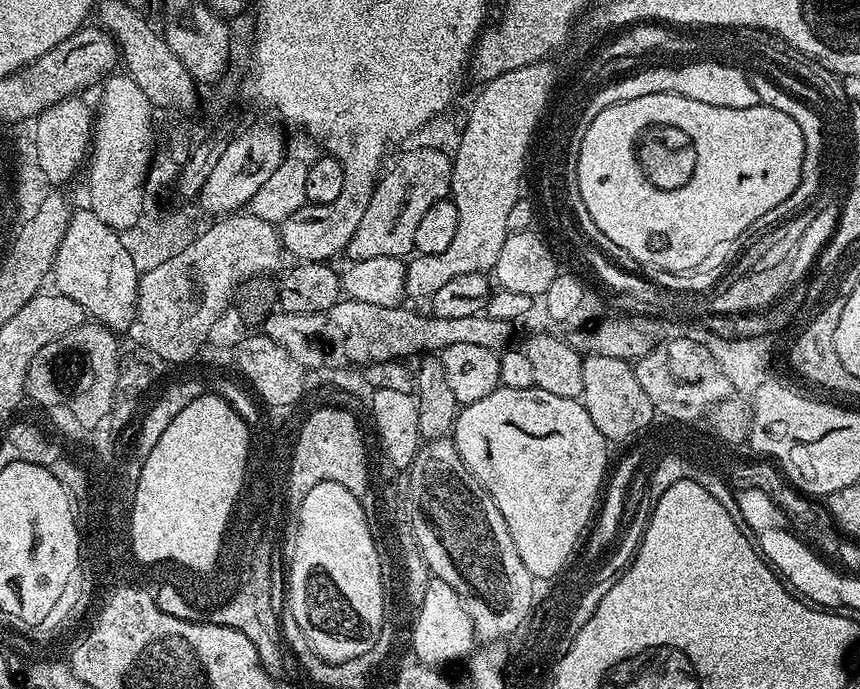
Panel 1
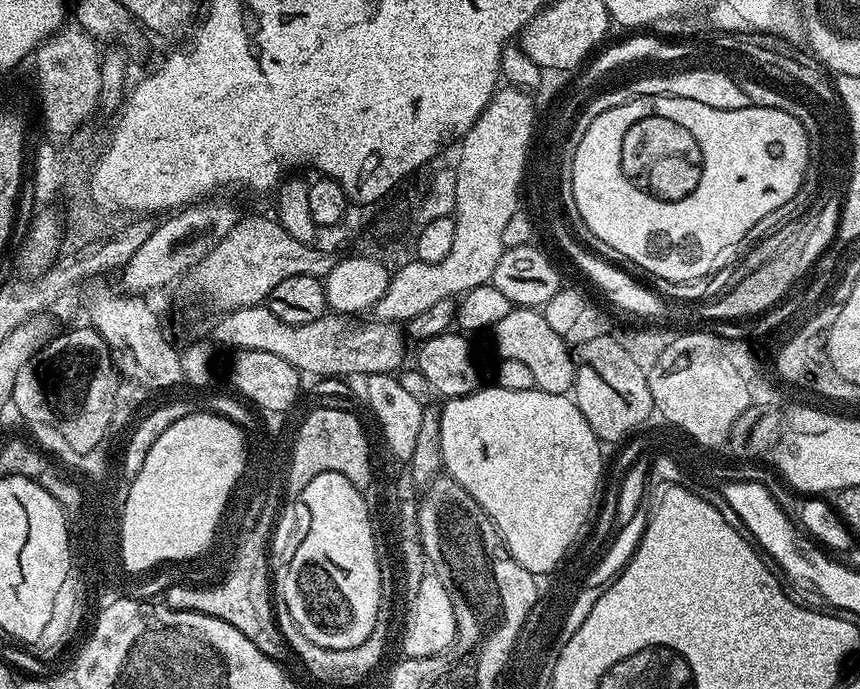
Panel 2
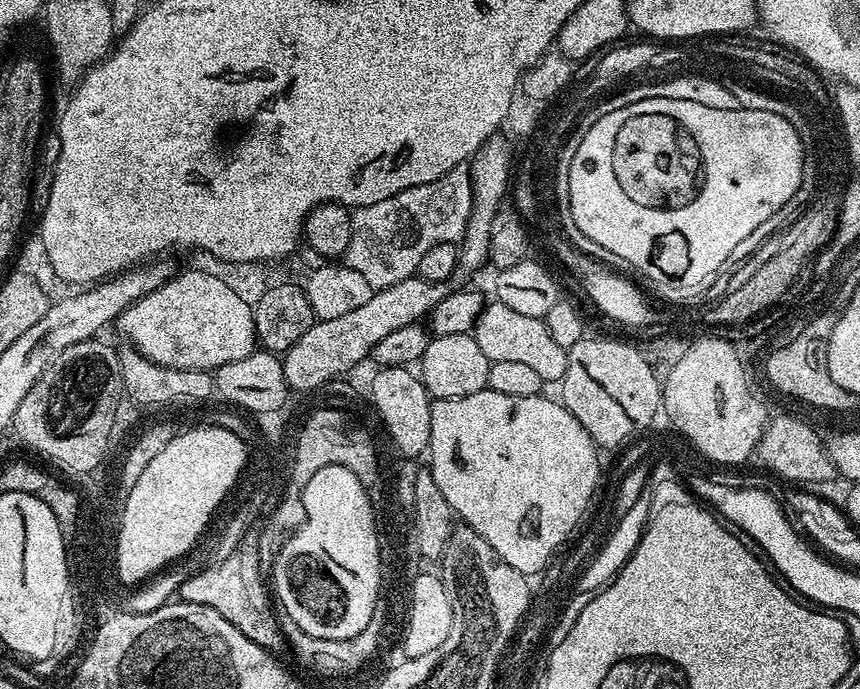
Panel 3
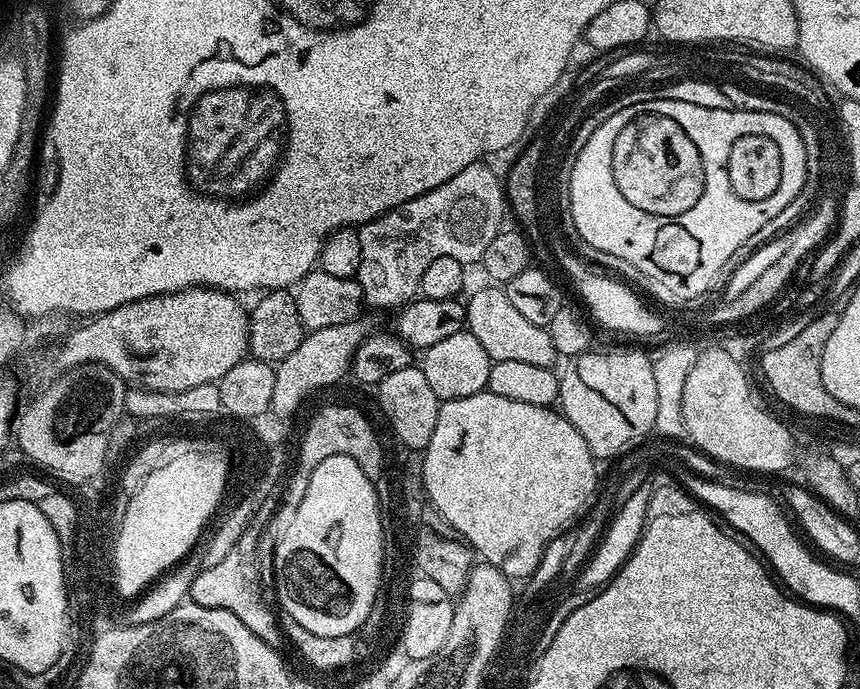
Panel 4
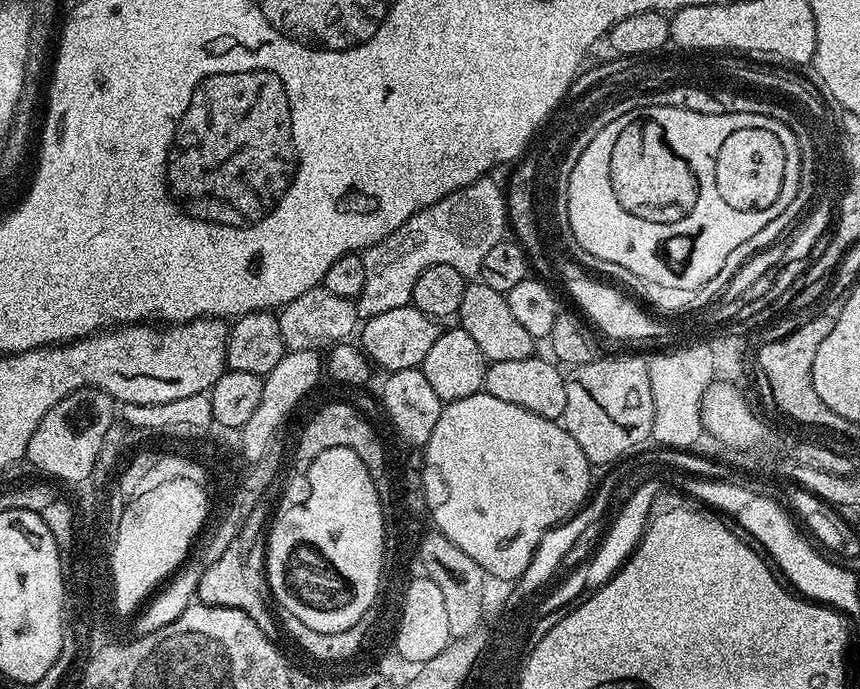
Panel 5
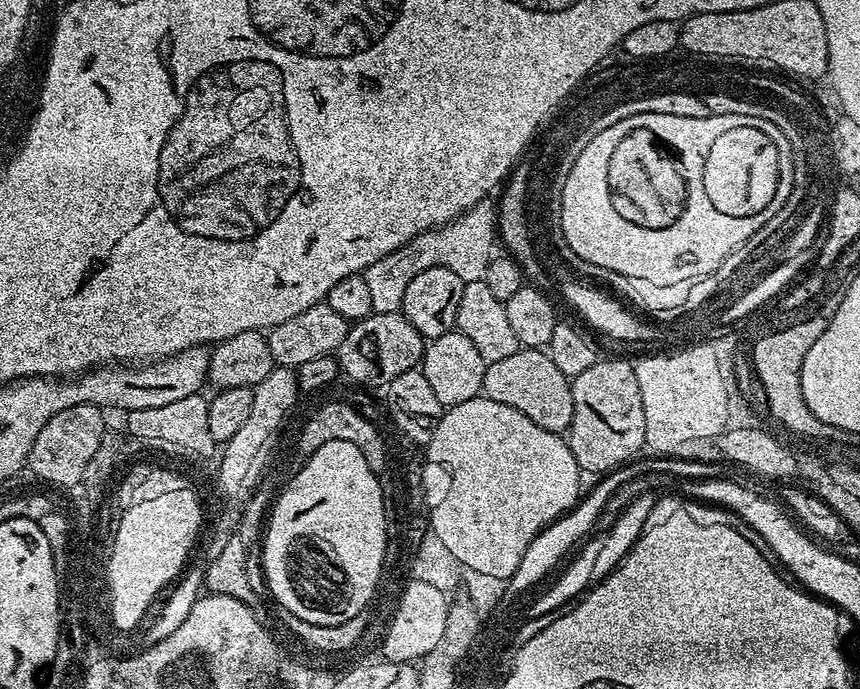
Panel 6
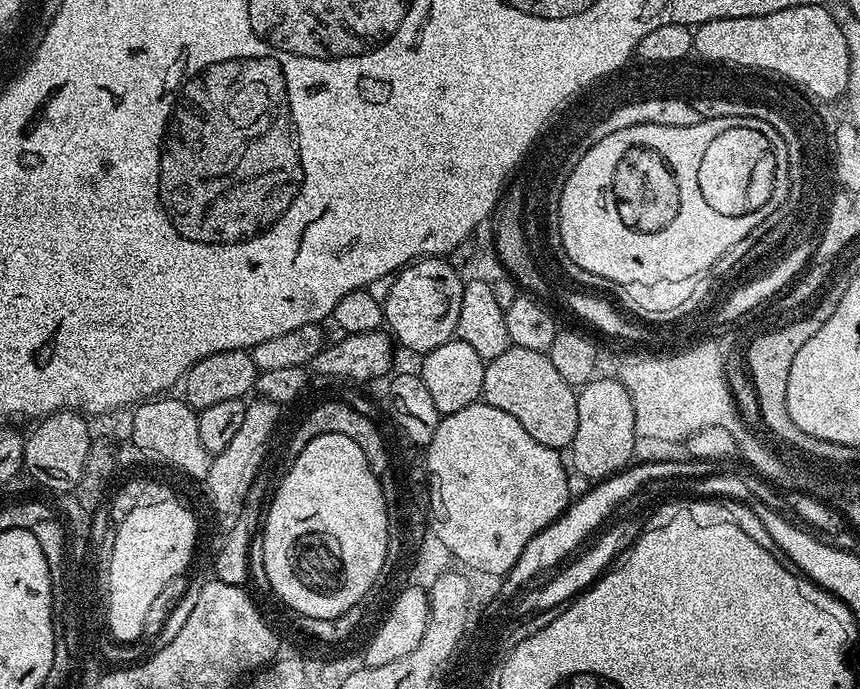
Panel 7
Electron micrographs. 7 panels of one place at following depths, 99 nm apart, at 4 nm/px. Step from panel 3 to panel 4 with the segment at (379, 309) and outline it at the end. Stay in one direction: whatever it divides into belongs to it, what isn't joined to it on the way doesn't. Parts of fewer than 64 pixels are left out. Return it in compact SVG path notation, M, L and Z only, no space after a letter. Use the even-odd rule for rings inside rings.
M357 318L341 325L309 331L298 350L294 350L290 358L275 365L274 395L278 410L284 410L296 401L304 404L311 392L316 392L319 388L328 388L331 384L338 383L344 375L349 375L352 355L358 350L366 335L362 321L363 319Z

